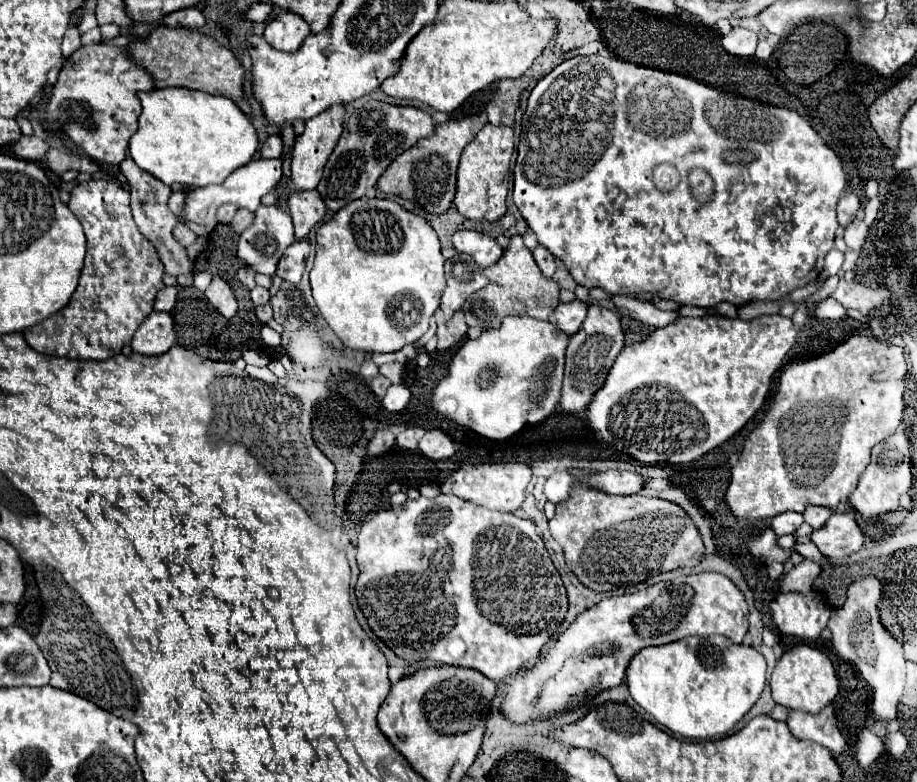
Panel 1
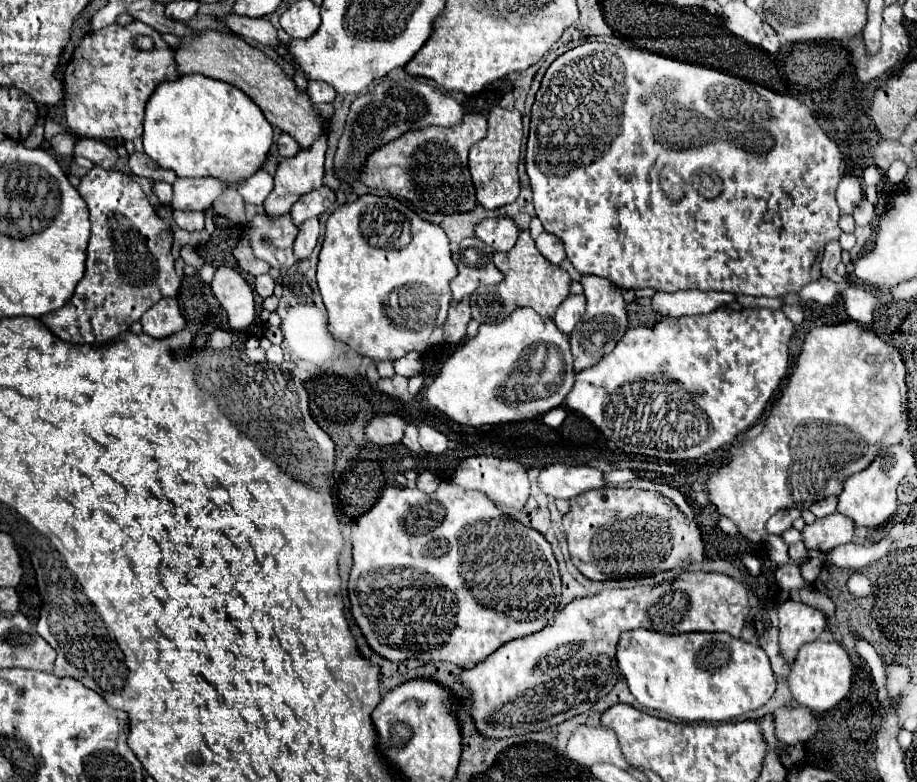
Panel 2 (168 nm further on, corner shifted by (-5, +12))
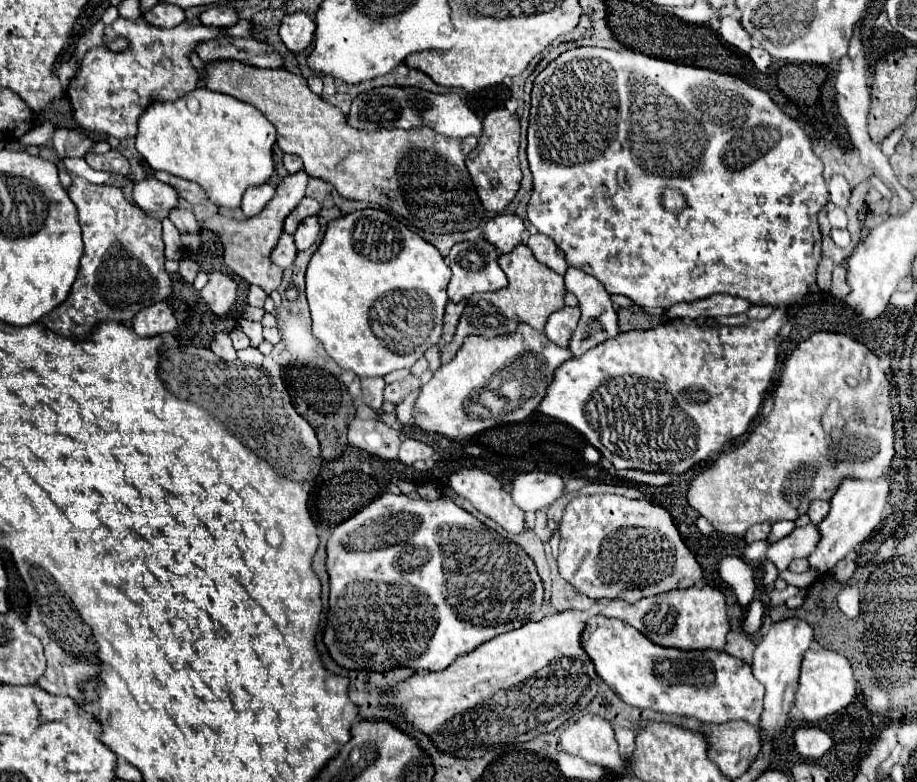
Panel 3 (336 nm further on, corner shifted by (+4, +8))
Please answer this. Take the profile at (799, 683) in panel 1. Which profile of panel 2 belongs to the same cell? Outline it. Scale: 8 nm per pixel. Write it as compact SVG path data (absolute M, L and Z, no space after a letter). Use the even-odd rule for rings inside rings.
M816 640L804 644L796 656L796 662L790 666L788 686L794 700L812 712L826 712L834 708L852 686L852 662L848 652L838 642Z

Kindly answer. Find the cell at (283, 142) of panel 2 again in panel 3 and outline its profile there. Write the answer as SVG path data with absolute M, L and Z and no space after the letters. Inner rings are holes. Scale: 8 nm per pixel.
M285 154L285 156L283 156L283 166L287 168L289 174L295 174L295 172L303 170L303 162L301 162L301 158L295 156L295 154Z

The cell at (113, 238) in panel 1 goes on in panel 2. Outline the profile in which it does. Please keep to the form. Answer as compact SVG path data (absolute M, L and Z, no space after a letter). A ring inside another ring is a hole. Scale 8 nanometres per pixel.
M96 166L88 170L88 174L80 180L78 192L90 208L90 222L92 222L86 274L82 282L76 286L74 296L66 302L66 306L54 310L52 314L46 314L42 322L64 342L106 344L116 340L122 332L126 332L132 322L140 320L142 314L152 304L156 304L162 298L178 294L180 278L174 270L172 232L170 232L170 224L164 222L154 210L154 206L148 202L142 188L124 172L104 170Z

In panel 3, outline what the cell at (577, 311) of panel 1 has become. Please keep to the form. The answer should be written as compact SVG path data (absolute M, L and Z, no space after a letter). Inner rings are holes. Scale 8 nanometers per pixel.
M563 306L549 316L549 320L545 324L545 334L551 342L555 342L559 346L567 346L577 322L579 322L579 308Z

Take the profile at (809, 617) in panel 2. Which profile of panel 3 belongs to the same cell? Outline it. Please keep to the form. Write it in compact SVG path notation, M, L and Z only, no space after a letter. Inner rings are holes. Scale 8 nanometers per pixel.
M787 618L781 622L773 622L767 636L757 644L753 656L753 674L765 686L765 710L761 718L761 730L767 738L775 738L787 724L787 712L793 706L797 682L799 682L799 666L803 652L813 642L813 628L799 618Z

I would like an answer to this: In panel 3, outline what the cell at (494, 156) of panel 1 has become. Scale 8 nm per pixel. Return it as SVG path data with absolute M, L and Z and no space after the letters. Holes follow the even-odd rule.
M507 108L491 110L483 118L483 136L479 138L477 148L471 150L471 154L465 160L467 170L471 174L471 180L477 188L477 196L479 196L485 210L501 212L507 208L507 204L517 194L519 182L521 182L517 148L519 148L519 120L517 120L517 116L513 112L509 112Z

